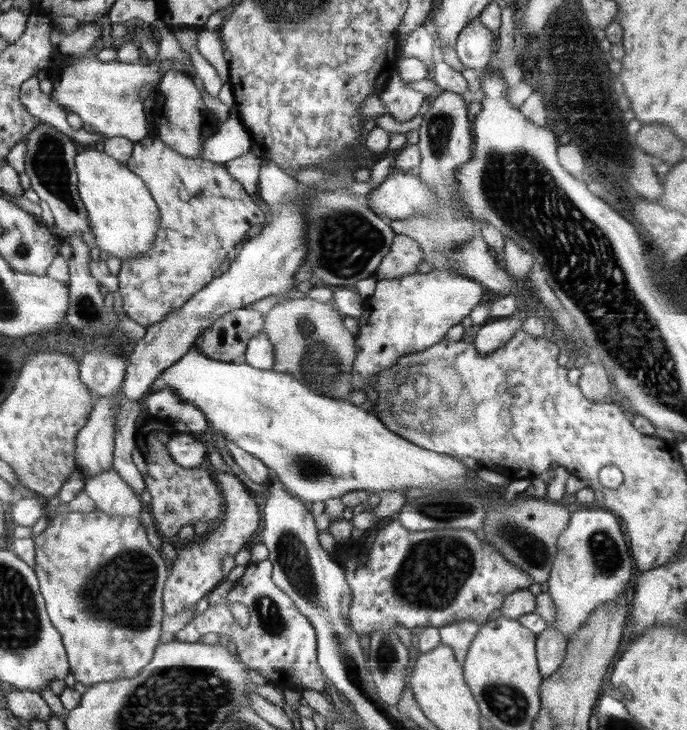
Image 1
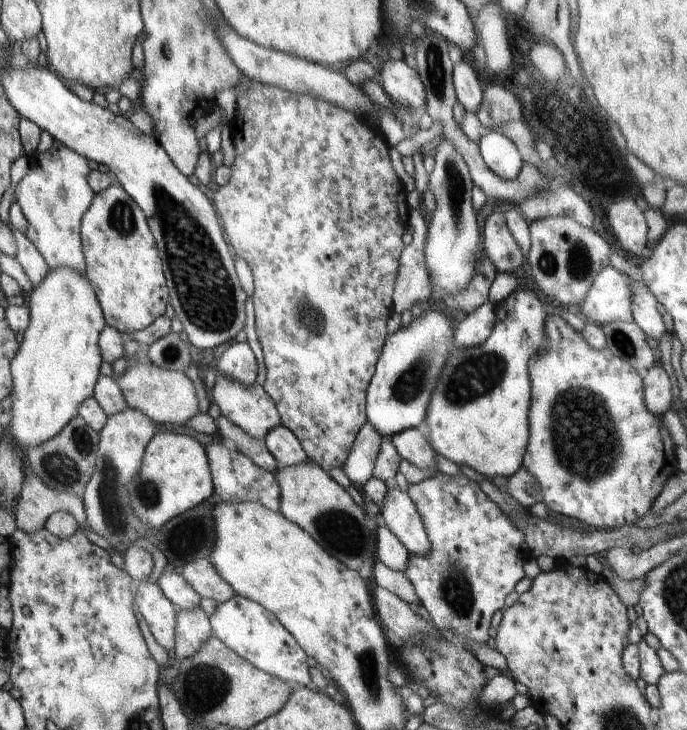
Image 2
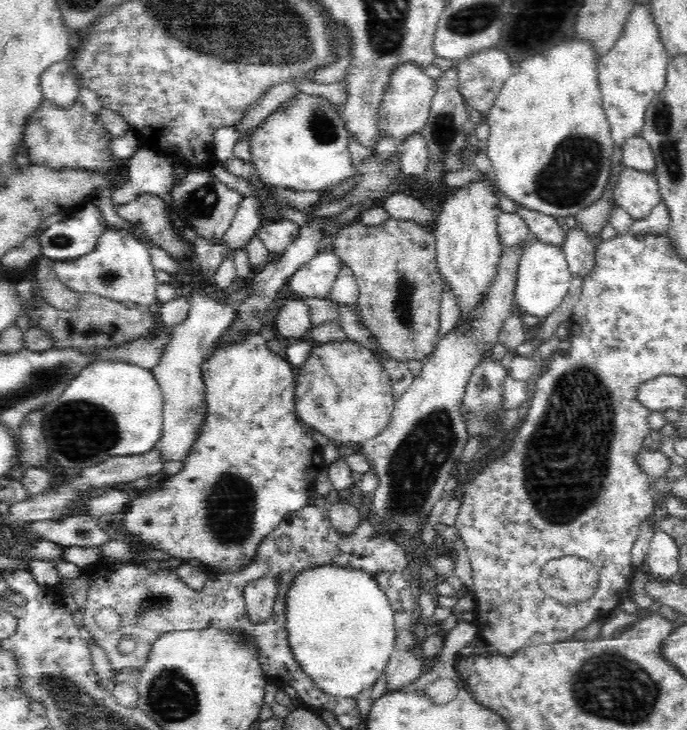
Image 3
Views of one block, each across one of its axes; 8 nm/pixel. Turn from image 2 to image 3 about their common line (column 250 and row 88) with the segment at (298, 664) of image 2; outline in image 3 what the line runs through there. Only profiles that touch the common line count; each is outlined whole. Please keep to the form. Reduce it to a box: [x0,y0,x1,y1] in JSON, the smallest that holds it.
[598,3,671,150]

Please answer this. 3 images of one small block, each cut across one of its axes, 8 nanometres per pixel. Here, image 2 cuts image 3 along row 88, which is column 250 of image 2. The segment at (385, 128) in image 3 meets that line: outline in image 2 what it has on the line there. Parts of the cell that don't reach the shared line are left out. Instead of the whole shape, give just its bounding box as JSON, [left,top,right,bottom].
[212,372,281,441]

